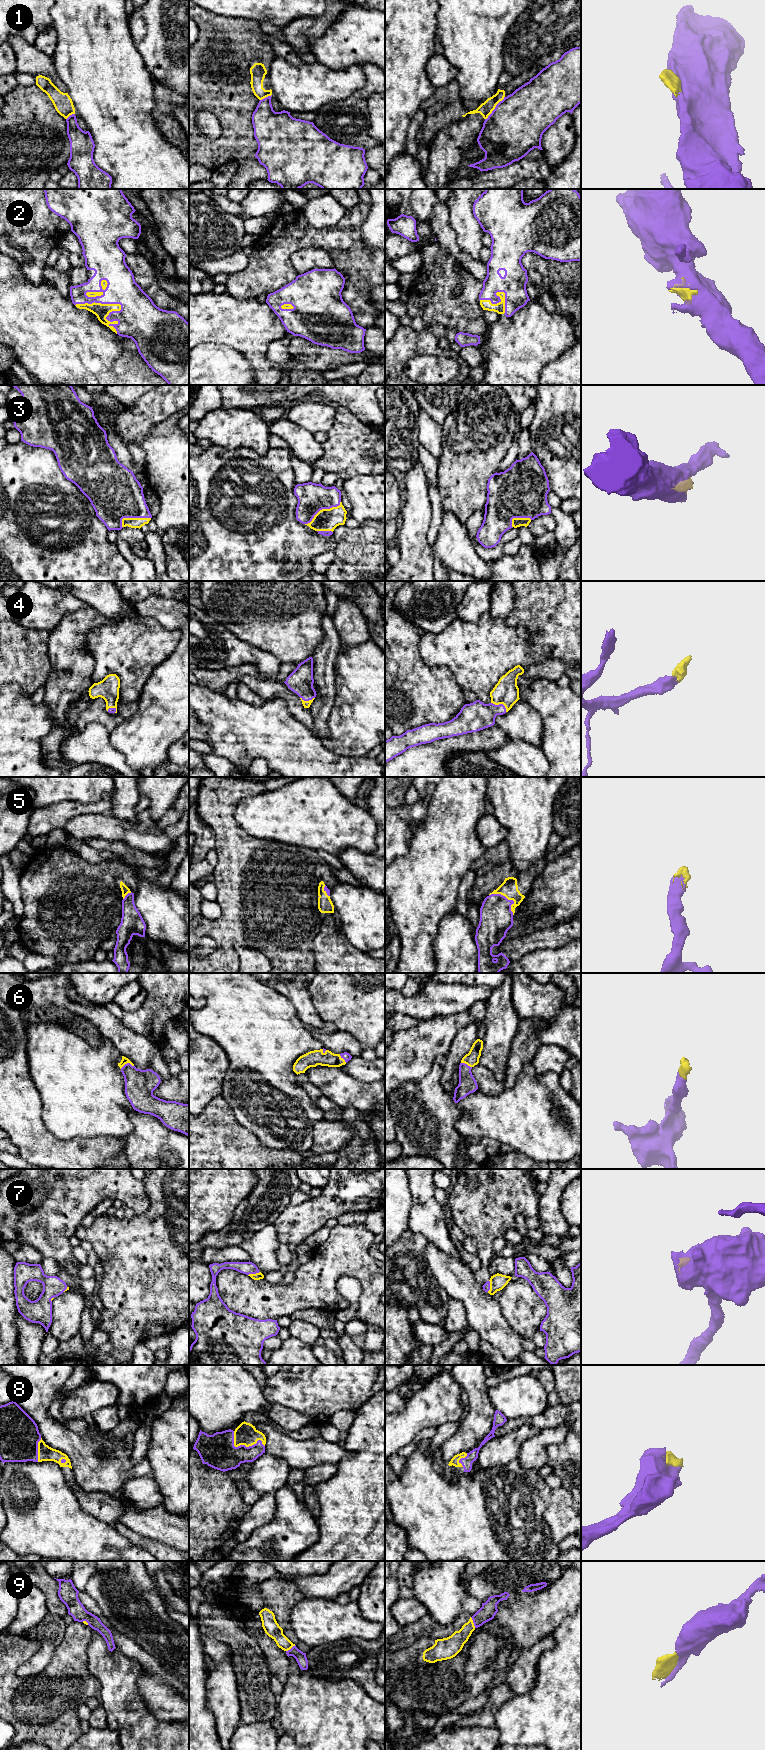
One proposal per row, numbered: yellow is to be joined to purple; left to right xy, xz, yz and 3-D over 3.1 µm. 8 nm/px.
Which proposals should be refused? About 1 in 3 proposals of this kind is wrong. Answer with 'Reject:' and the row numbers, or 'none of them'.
Reject: 1

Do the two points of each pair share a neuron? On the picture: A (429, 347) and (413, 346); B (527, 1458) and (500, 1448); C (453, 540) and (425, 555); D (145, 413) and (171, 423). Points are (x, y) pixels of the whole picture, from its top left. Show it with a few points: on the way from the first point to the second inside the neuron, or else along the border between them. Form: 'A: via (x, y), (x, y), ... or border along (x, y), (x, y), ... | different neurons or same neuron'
A: via (425, 346), (417, 346) | same neuron
B: border along (532, 1436), (523, 1443), (516, 1457) | different neurons
C: border along (430, 546), (434, 557), (434, 570) | different neurons
D: border along (178, 411), (158, 422), (146, 435) | different neurons

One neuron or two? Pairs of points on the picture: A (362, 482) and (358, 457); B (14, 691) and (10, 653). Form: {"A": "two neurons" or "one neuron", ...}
{"A": "two neurons", "B": "two neurons"}

